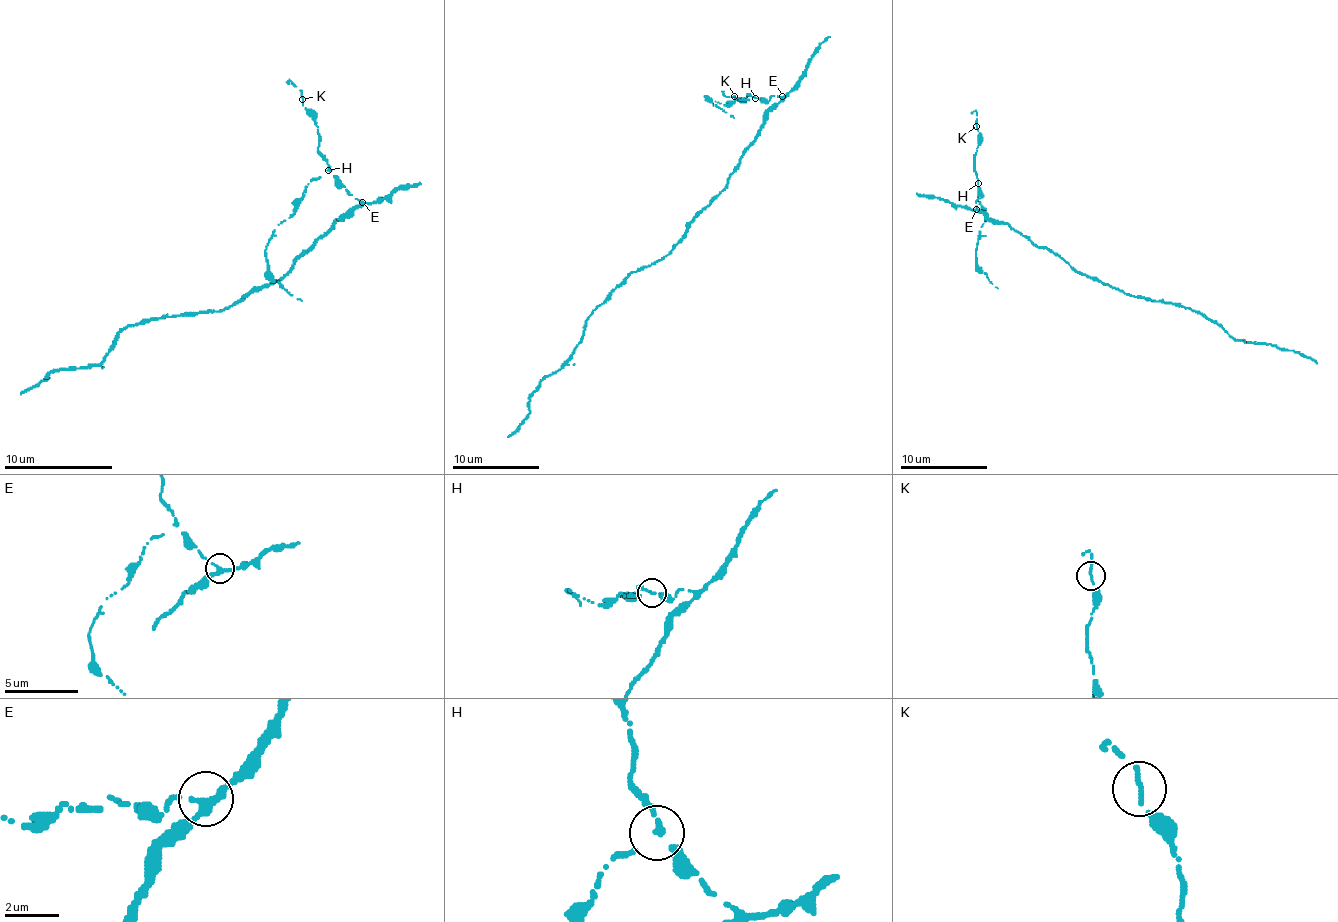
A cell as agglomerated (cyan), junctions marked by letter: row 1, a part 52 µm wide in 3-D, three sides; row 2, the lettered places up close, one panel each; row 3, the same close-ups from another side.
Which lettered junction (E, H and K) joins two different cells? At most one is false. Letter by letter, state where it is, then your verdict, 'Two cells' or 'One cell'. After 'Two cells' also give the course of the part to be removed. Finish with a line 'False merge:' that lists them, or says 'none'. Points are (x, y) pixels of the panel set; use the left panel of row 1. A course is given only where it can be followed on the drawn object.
E: Place: (362, 202). One cell
H: Place: (328, 170). Two cells. Course of the part to remove: (329, 169), (307, 183), (305, 197), (288, 218), (277, 224), (264, 251), (267, 272), (302, 300)
K: Place: (302, 99). One cell
False merge: H

